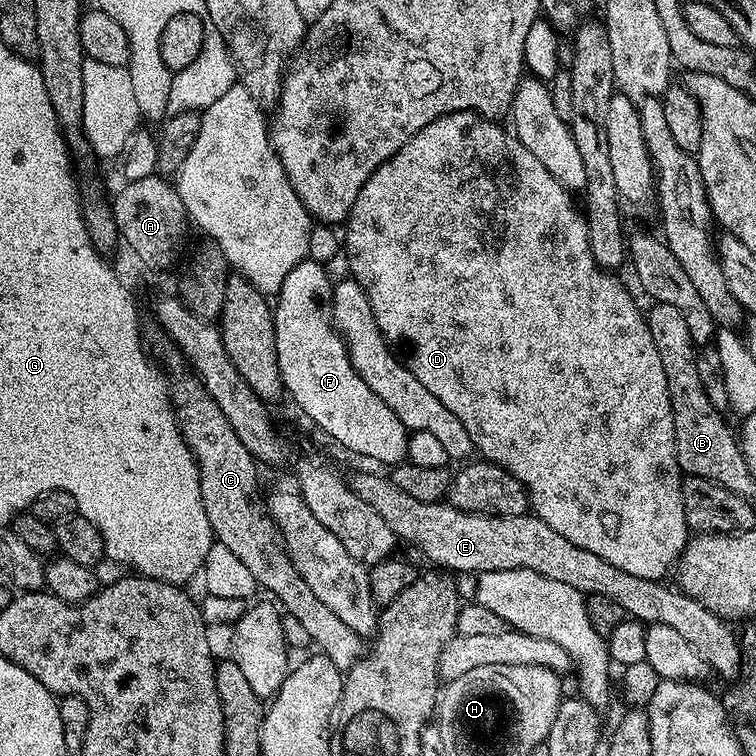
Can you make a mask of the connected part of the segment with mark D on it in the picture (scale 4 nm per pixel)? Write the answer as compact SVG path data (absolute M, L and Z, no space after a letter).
M471 110L451 112L440 116L434 122L422 126L422 130L418 130L418 134L414 134L414 138L410 138L410 142L406 142L406 146L398 149L389 160L382 162L382 166L378 166L378 170L374 170L374 174L370 174L370 178L366 178L366 186L362 186L362 190L358 190L358 198L348 215L346 227L343 229L345 232L342 232L342 248L346 256L348 252L348 268L352 271L349 272L351 279L358 281L364 287L364 293L370 302L370 310L374 310L374 322L378 322L378 330L382 330L384 341L388 347L399 355L404 366L410 370L410 374L414 374L414 378L418 378L418 382L422 382L422 386L426 386L426 390L430 390L430 394L434 394L434 398L438 398L438 402L442 402L442 406L446 406L446 410L450 410L450 414L454 414L454 418L458 418L458 422L462 422L462 426L466 426L466 434L470 434L473 449L477 453L481 452L484 455L481 457L485 461L502 466L507 472L514 474L514 478L518 478L518 482L522 482L522 486L528 491L531 511L539 520L546 522L546 526L550 526L550 530L558 530L558 534L562 534L562 538L570 538L570 542L574 542L574 546L582 546L582 550L590 550L590 554L598 554L598 558L606 558L606 562L610 562L610 566L618 566L618 570L626 570L626 574L634 574L638 578L647 580L663 581L664 575L667 572L669 575L673 571L674 565L684 553L684 547L690 539L690 529L682 506L682 490L680 489L682 473L676 457L674 410L670 402L666 370L662 370L662 358L658 358L658 346L651 337L645 313L642 310L640 313L635 298L624 289L623 282L616 277L619 275L598 267L594 262L594 254L590 250L588 241L588 222L584 219L583 211L578 207L577 201L576 204L572 201L573 193L562 187L558 178L554 178L554 174L550 174L550 170L546 170L546 166L542 166L542 162L538 162L538 158L534 158L534 154L530 154L530 150L526 150L526 146L522 146L522 142L517 140L515 135L510 134L507 127L504 129L500 124L503 123L478 116Z

